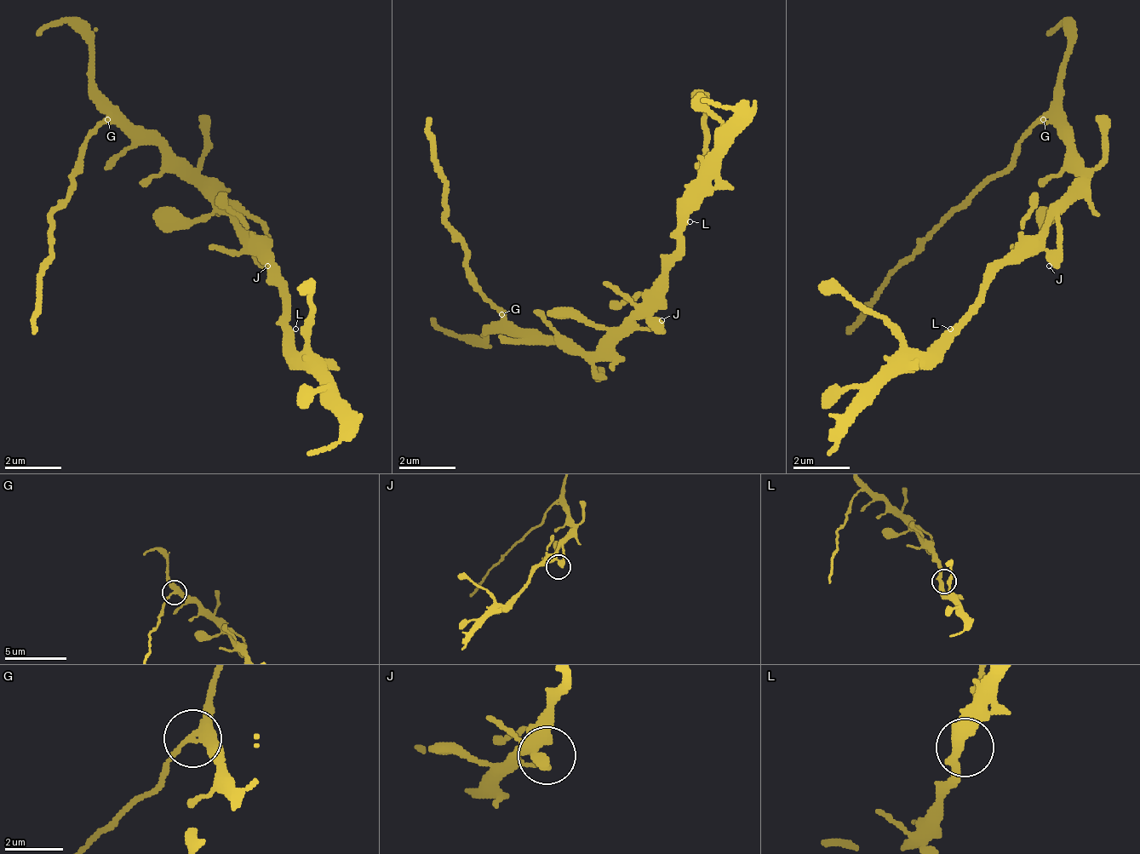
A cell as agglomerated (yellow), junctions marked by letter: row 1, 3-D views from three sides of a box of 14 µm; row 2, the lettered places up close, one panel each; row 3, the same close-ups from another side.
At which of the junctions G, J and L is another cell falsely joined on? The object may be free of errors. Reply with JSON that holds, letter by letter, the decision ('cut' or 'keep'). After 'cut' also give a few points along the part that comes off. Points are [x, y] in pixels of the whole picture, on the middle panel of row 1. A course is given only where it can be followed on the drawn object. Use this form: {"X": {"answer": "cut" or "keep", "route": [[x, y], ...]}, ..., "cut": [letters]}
{"G": {"answer": "cut", "route": [[500, 312], [443, 221], [429, 116]]}, "J": {"answer": "keep"}, "L": {"answer": "keep"}, "cut": ["G"]}

